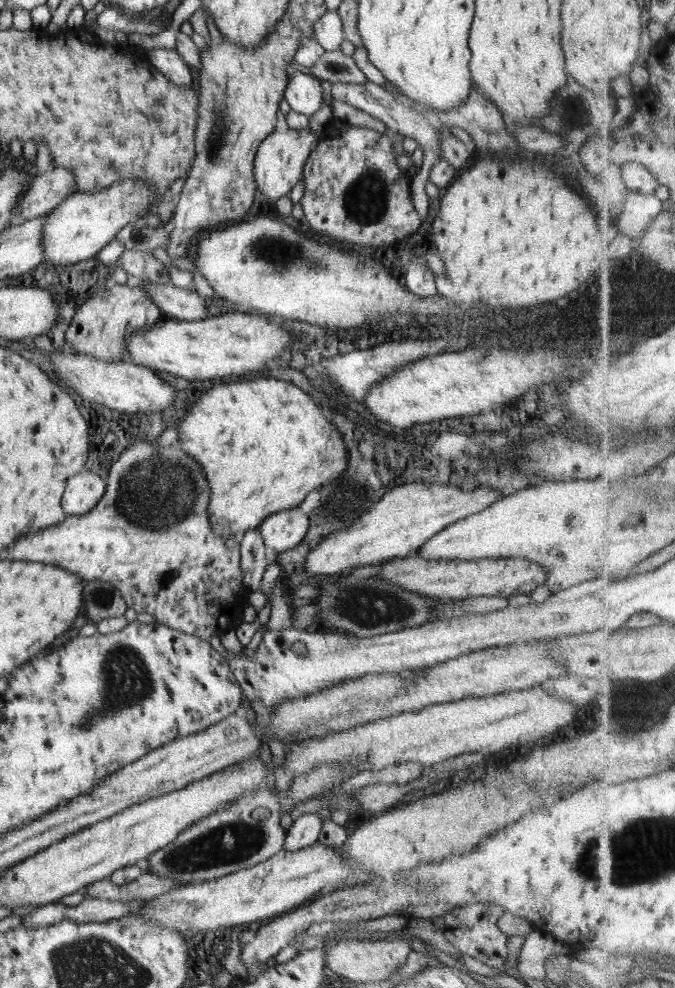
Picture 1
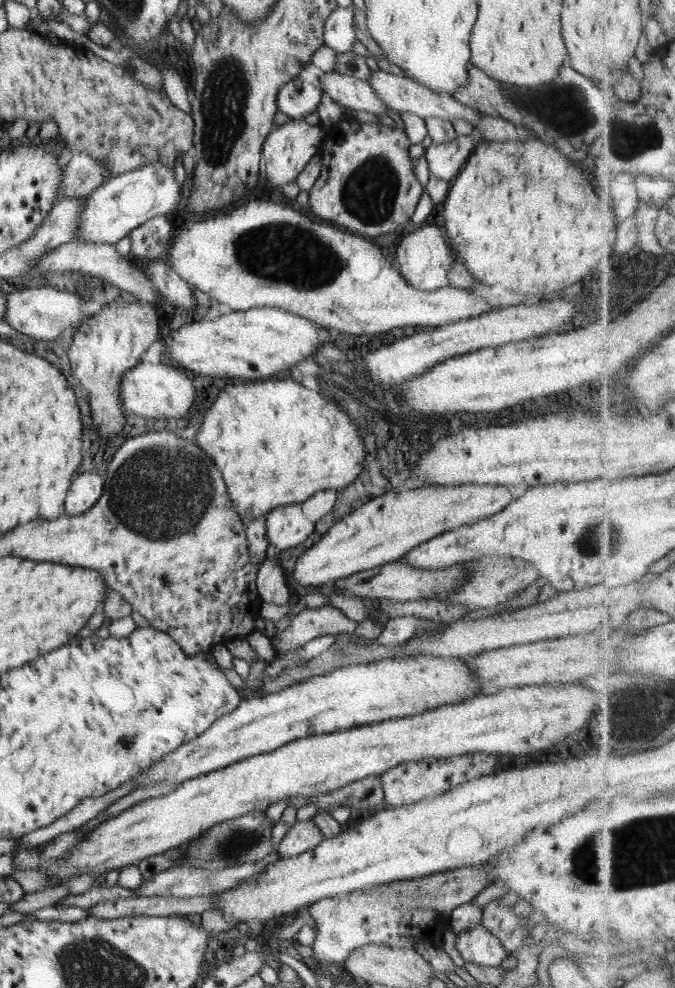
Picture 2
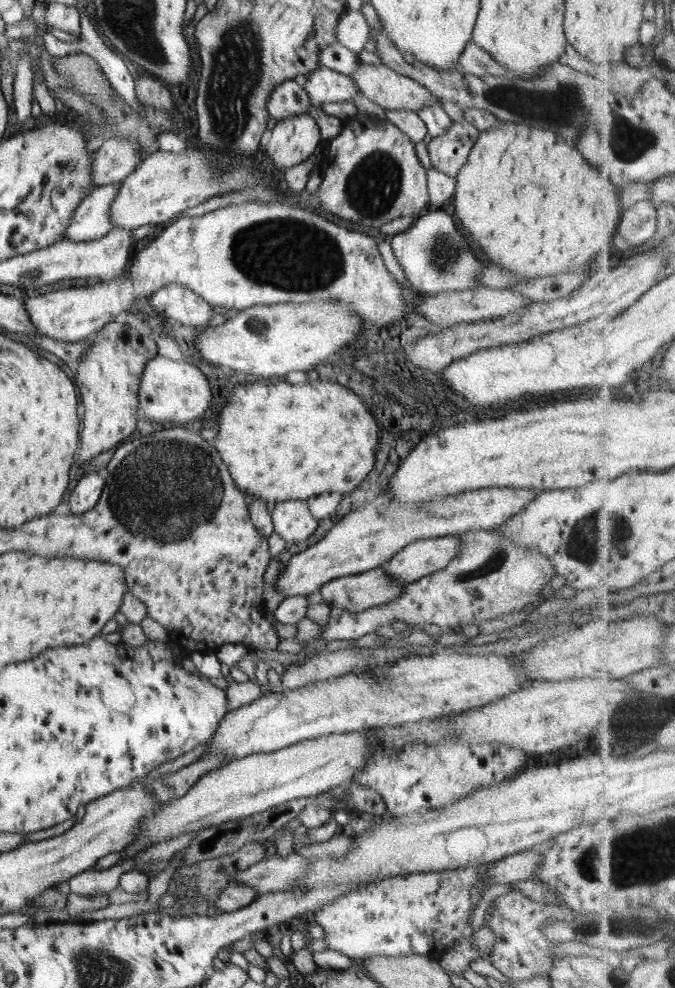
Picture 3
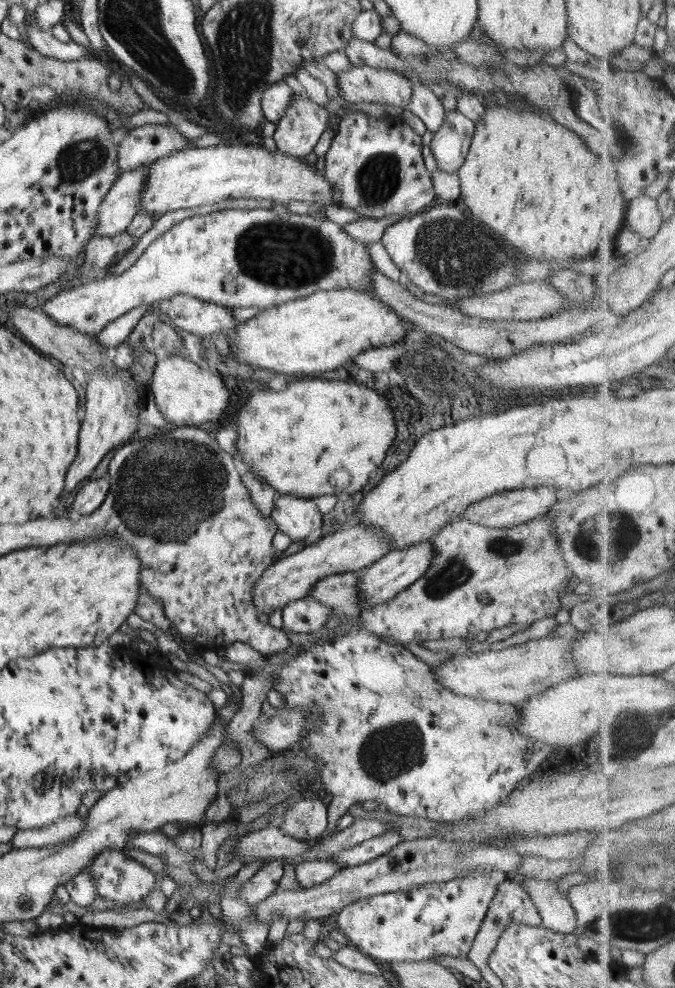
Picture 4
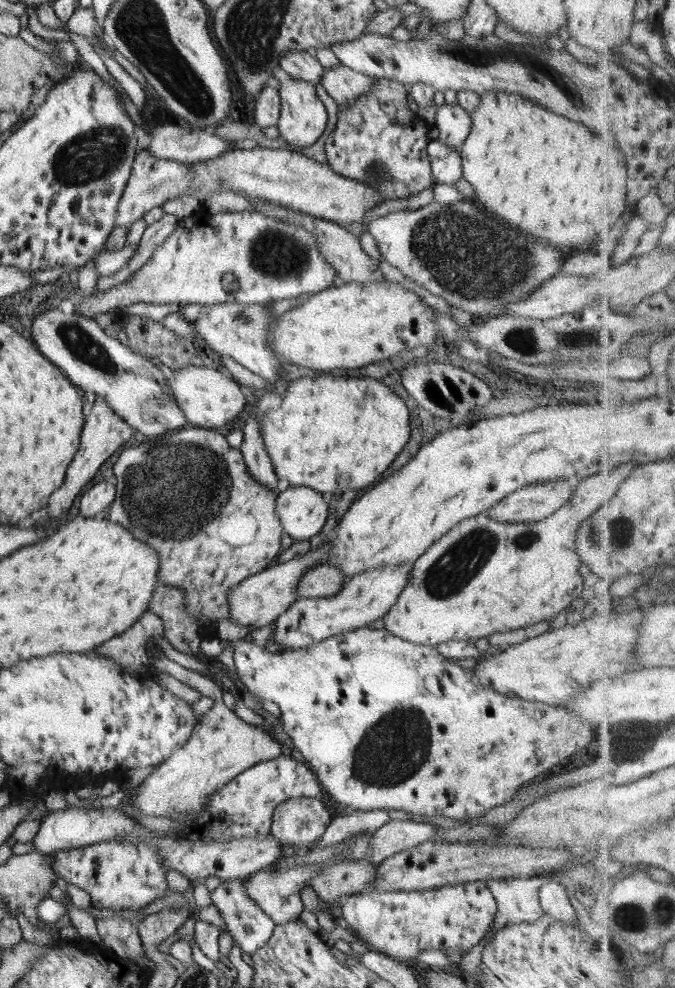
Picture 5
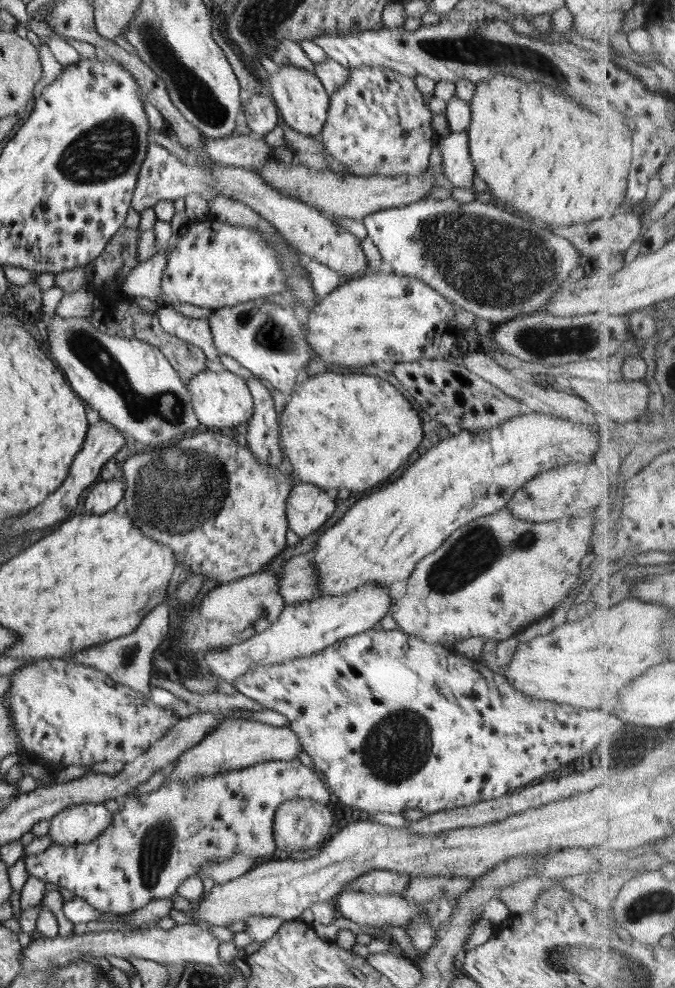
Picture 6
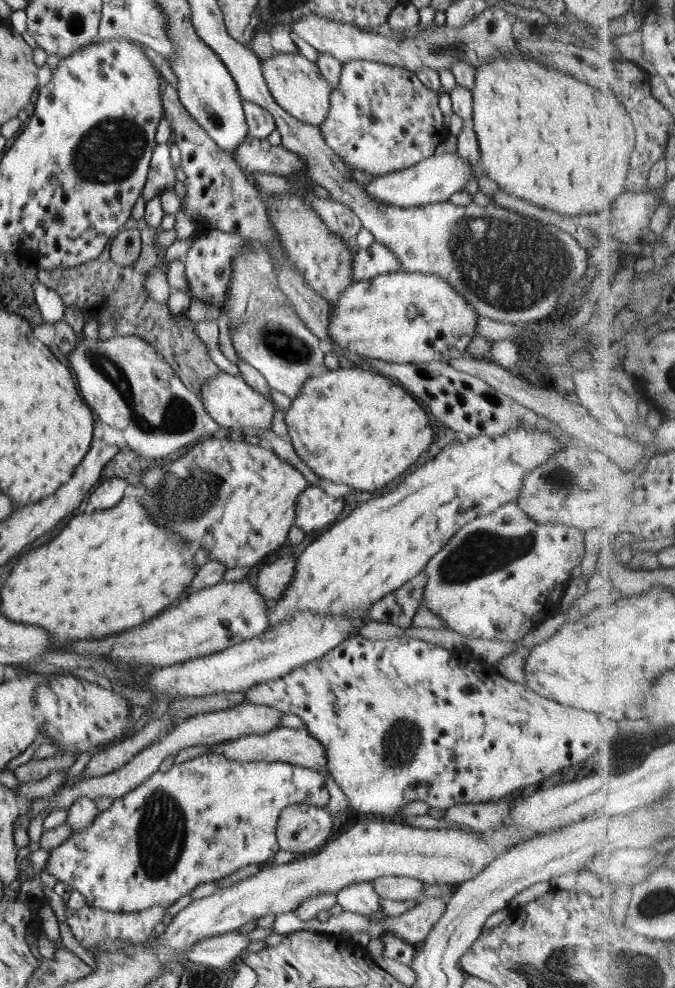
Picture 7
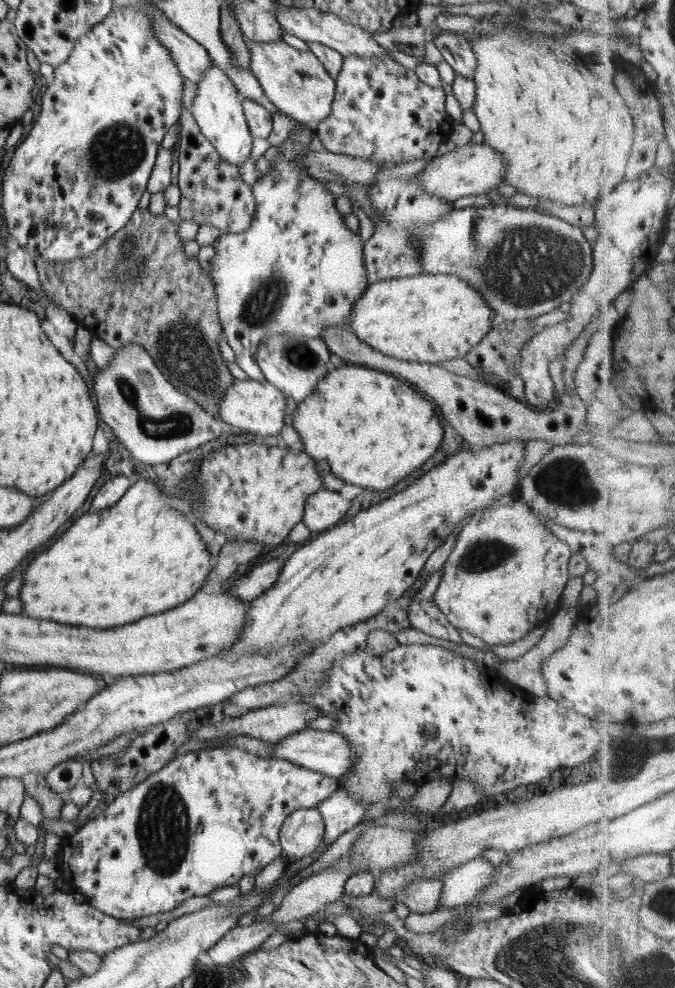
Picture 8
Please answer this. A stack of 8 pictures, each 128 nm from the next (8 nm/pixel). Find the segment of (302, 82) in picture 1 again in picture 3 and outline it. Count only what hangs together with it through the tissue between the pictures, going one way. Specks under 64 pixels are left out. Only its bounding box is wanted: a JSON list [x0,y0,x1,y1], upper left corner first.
[266,80,310,120]

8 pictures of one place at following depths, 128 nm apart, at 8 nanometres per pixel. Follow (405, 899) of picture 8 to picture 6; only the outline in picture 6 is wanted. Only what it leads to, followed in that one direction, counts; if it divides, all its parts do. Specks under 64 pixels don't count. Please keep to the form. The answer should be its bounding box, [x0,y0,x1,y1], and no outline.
[342,870,409,894]

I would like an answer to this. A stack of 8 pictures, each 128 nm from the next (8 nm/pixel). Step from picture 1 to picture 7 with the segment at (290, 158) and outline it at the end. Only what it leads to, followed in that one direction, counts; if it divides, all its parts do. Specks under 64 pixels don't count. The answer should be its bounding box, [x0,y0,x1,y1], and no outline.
[260,53,332,127]

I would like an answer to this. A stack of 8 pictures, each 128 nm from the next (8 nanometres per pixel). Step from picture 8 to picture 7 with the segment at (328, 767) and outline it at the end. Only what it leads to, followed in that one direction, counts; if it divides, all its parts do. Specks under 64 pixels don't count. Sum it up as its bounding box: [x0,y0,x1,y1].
[211,726,327,771]

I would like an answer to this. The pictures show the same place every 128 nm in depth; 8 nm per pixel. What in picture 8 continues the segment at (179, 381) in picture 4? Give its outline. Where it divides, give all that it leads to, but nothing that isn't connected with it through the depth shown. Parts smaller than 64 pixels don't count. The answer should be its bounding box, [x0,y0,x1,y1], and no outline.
[218,379,287,437]

